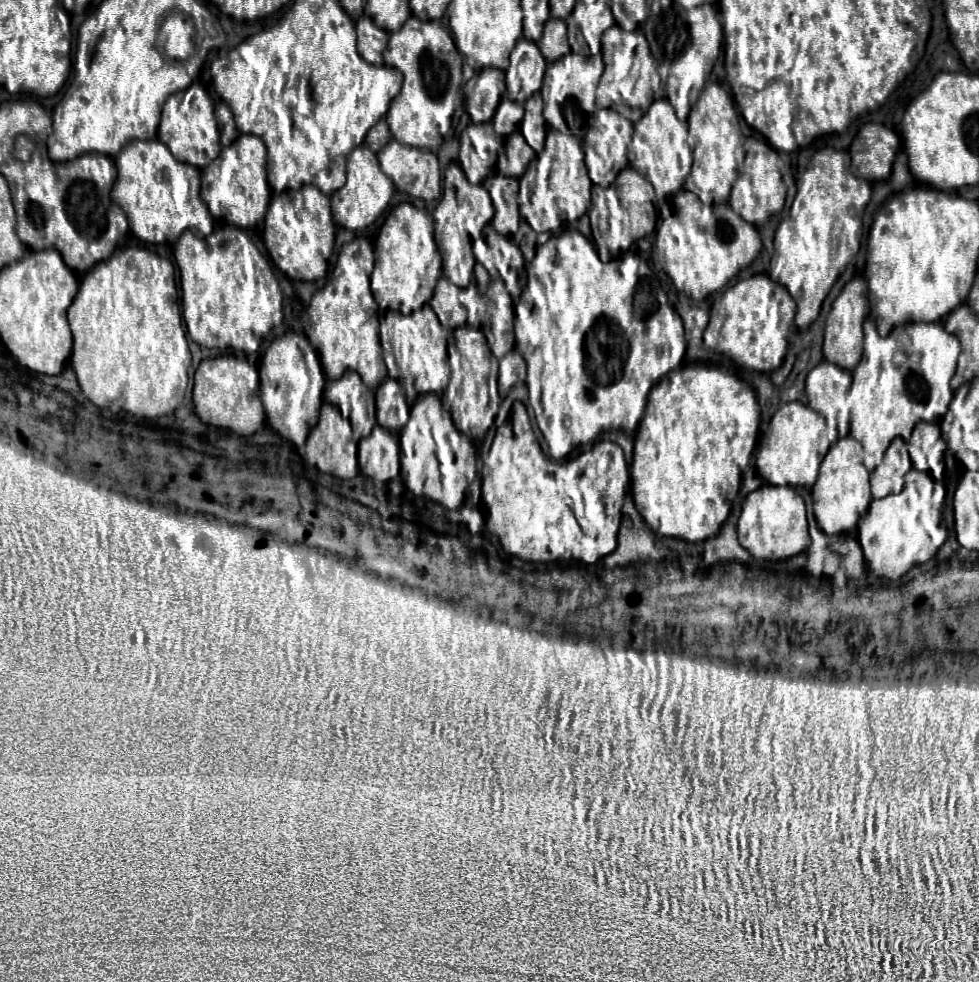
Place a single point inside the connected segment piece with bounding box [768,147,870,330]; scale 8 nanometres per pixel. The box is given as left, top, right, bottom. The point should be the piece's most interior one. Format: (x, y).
(814, 246)

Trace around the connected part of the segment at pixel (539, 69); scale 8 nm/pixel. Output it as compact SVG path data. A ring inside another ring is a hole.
M520 38L510 54L510 66L506 70L508 98L516 102L526 102L542 88L544 70L546 60L542 58L538 46L530 40Z

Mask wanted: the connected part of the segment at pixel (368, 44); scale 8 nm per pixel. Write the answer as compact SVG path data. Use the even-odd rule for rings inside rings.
M362 16L356 22L356 32L358 32L358 52L360 52L360 56L374 66L382 66L384 64L382 52L388 44L388 32L374 26L370 16Z

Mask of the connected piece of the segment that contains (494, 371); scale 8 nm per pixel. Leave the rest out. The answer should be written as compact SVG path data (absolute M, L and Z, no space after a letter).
M462 326L452 332L448 363L451 377L442 397L443 403L450 404L449 411L456 428L472 441L481 442L494 423L501 402L498 392L499 362L492 355L481 330Z

